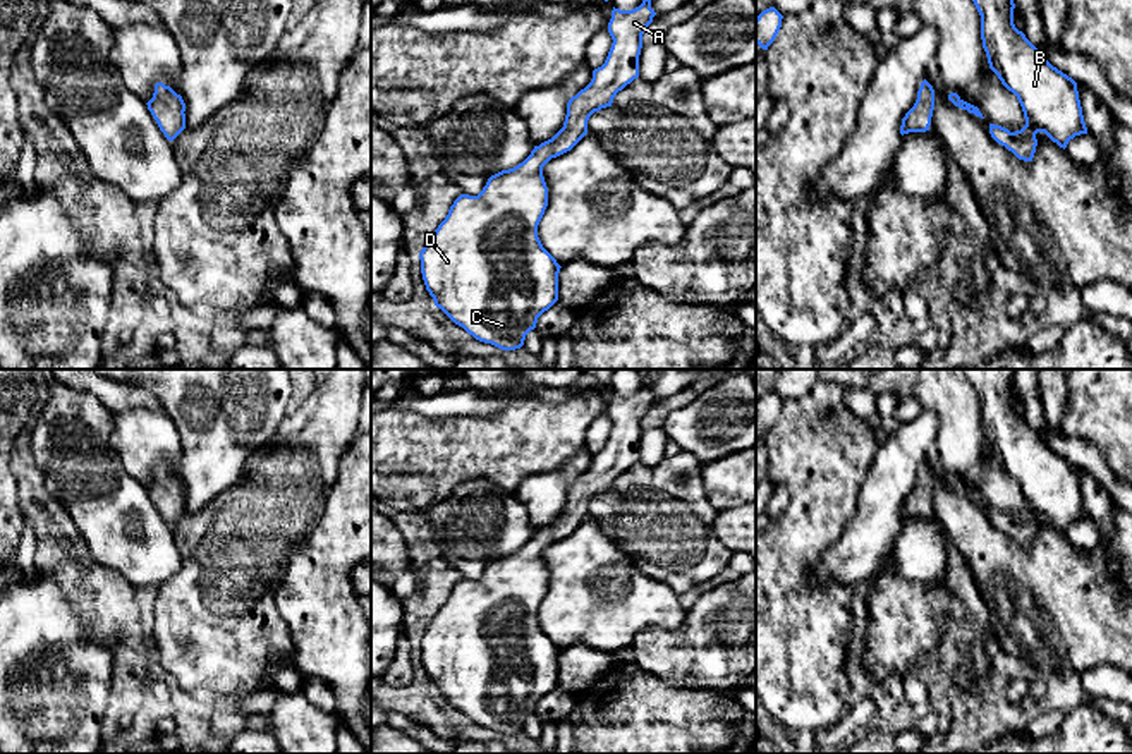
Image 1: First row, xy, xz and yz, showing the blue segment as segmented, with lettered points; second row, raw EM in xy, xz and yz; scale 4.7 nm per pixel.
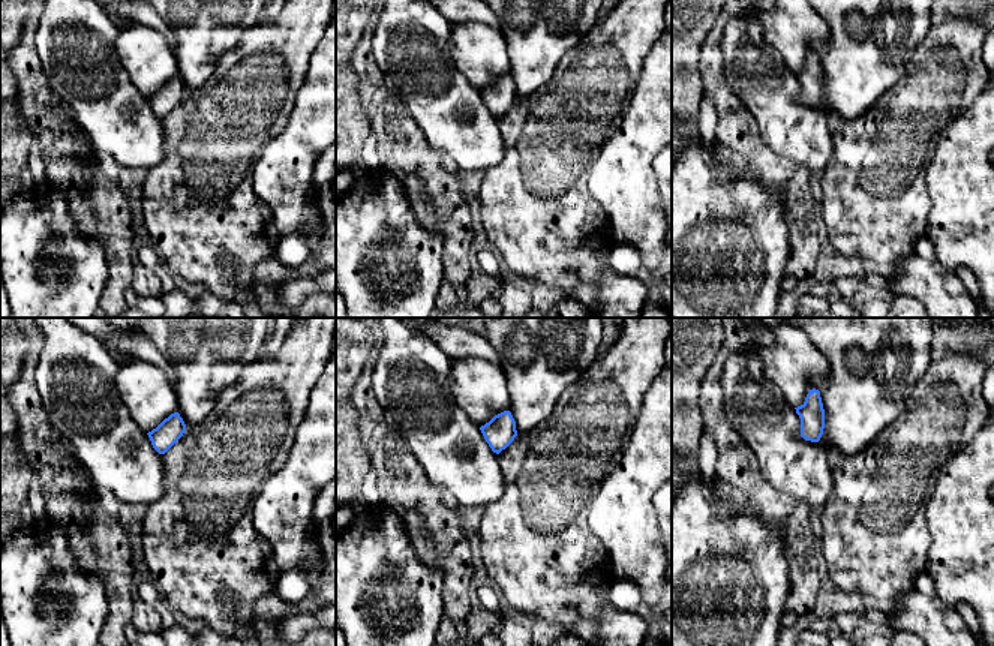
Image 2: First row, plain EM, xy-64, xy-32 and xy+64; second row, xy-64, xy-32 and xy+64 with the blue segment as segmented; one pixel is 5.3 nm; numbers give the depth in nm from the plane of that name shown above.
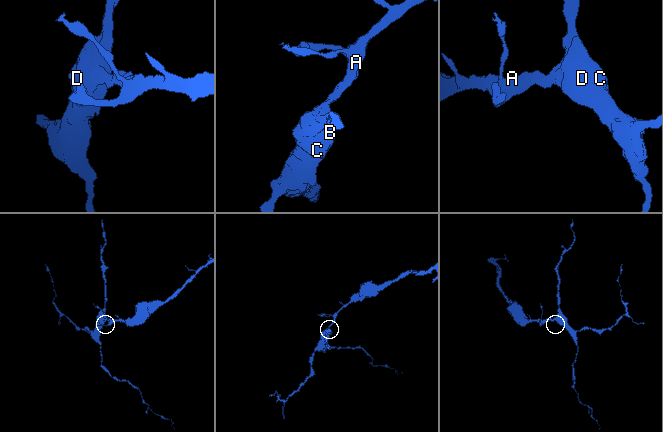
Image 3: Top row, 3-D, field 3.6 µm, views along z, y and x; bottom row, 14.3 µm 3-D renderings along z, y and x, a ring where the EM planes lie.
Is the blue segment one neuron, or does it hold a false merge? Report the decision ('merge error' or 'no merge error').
no merge error

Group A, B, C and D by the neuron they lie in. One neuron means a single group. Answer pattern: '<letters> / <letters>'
A B C D

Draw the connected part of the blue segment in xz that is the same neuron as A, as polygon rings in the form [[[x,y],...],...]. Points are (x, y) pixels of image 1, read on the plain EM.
[[[661,369],[636,371],[644,378],[642,388],[632,395],[613,392],[608,407],[613,428],[608,441],[593,455],[591,467],[569,484],[563,512],[551,524],[534,531],[517,551],[491,560],[478,581],[460,579],[419,637],[423,665],[435,690],[479,727],[502,735],[520,733],[538,702],[558,685],[562,651],[538,622],[538,610],[548,591],[543,551],[570,536],[587,519],[589,502],[612,491],[617,477],[639,462],[642,419],[656,400],[651,383]]]

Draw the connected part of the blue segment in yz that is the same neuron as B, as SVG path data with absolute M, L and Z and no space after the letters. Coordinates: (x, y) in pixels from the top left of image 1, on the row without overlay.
M964 369L981 400L981 424L989 453L1012 476L1025 510L1010 517L989 508L991 522L1019 544L1032 546L1038 517L1060 532L1087 519L1077 467L1053 452L1013 409L1015 369Z

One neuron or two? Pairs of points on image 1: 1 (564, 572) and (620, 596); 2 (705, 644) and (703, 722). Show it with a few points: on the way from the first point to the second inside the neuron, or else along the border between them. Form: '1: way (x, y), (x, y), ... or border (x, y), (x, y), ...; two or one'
1: way (578, 572), (607, 596); one
2: border (663, 681), (681, 687), (713, 689), (718, 693); two

